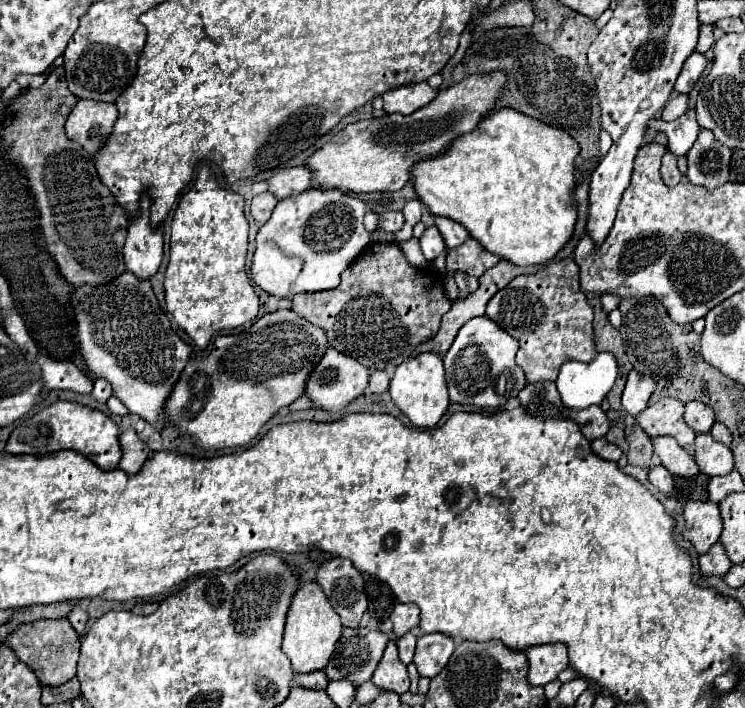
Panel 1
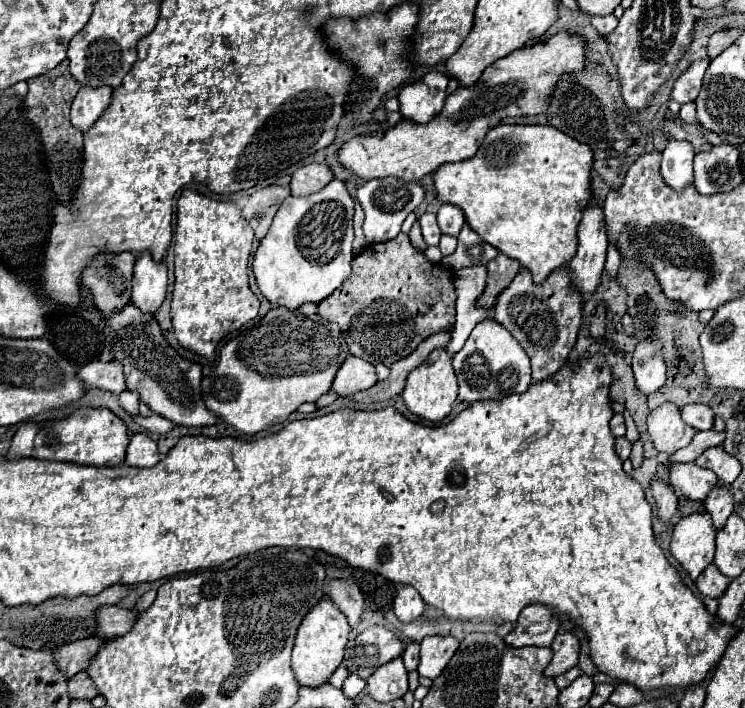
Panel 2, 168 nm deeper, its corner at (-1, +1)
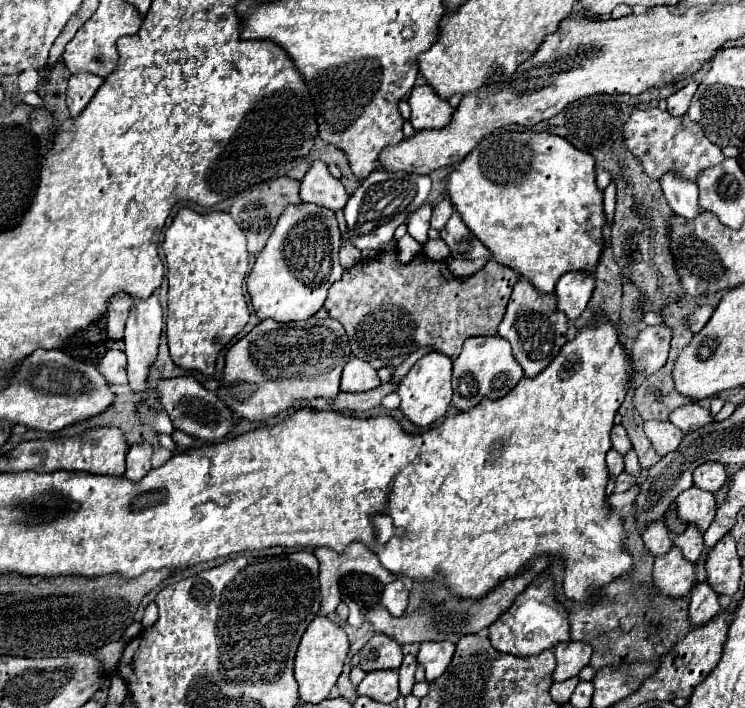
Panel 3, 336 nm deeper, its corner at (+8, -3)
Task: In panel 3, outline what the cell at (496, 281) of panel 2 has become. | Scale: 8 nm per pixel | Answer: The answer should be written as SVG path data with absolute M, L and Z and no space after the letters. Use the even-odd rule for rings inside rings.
M392 246L388 250L378 252L376 260L362 260L348 268L342 278L330 286L324 308L328 310L330 318L336 318L344 326L350 338L350 350L356 358L370 362L376 370L384 366L396 368L406 360L408 354L412 354L420 346L430 344L442 354L456 358L468 336L494 336L498 324L502 322L508 298L512 294L512 286L516 282L516 272L498 264L496 260L488 260L486 266L470 278L456 278L444 262L414 258L412 262L402 264L398 260L396 246Z

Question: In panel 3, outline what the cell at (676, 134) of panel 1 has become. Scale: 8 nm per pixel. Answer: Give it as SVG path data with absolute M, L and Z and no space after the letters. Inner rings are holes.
M668 170L668 174L660 178L660 186L670 208L676 214L694 218L702 212L702 208L698 206L698 186L694 182L688 182L686 178L680 178L680 174L672 174L672 170Z

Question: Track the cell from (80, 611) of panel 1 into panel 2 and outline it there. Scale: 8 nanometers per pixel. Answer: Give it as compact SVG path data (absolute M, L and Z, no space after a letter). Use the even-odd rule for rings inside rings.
M107 606L97 614L97 626L99 626L97 636L103 636L103 638L123 636L135 626L137 616L139 612L135 608L125 610L119 606Z

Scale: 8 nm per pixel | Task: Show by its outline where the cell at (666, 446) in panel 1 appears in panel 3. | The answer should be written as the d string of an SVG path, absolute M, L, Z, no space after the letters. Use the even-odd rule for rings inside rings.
M692 486L678 494L676 506L678 506L678 516L686 524L696 524L702 532L706 532L706 528L710 526L710 522L714 518L718 504L716 504L716 498L712 492L704 492L704 490Z

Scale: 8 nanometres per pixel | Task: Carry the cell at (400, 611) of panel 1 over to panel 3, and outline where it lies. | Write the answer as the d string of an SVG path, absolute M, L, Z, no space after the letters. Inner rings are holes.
M394 580L394 582L390 582L384 588L384 592L382 592L382 604L386 606L386 610L392 616L404 614L406 606L408 606L408 592L406 592L406 588L404 588L404 584L400 580Z

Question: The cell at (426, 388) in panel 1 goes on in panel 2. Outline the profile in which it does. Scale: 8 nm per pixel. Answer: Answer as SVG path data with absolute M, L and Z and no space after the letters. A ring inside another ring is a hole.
M445 348L433 350L427 356L425 364L421 364L417 370L413 370L409 374L407 386L405 386L401 396L403 396L405 404L407 404L407 408L419 418L425 418L425 420L431 420L431 422L439 422L445 416L449 416L449 412L453 408L453 402L457 398L457 376L455 376L453 366L451 366L451 356L447 354Z

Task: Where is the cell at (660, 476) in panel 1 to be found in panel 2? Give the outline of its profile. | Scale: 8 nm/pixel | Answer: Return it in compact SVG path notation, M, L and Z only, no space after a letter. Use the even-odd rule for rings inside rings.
M661 480L651 484L651 492L657 502L657 516L663 524L673 524L673 516L677 512L677 496L669 484L663 484Z

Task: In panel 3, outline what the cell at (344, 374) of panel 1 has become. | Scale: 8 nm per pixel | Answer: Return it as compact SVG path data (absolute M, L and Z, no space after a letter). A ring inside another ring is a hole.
M350 358L350 362L342 370L340 390L342 392L368 392L376 386L380 386L376 370L364 360Z

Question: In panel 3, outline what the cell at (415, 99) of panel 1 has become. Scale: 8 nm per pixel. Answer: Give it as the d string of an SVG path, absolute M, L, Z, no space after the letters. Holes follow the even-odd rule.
M430 84L416 86L408 98L412 116L410 124L414 130L426 130L426 128L442 128L448 124L454 108L442 100Z

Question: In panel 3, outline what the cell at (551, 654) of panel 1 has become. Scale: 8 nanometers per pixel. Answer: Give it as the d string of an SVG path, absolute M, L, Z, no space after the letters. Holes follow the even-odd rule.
M570 640L556 644L554 654L556 654L556 668L552 672L552 680L562 682L576 676L588 664L592 656L592 648L584 642Z

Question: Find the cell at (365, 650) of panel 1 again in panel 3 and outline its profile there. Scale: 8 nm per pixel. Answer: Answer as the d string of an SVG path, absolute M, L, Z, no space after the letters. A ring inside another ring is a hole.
M374 634L366 644L364 644L364 654L376 656L376 670L388 670L388 668L400 668L402 664L402 650L400 644L388 638L386 634ZM370 648L370 650L368 650ZM372 648L376 652L372 652Z

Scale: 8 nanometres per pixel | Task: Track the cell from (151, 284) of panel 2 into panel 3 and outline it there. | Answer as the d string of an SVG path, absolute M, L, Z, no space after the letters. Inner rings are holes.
M154 292L146 300L136 298L132 304L132 310L130 310L130 316L126 322L126 334L124 334L124 344L126 344L124 354L128 358L128 380L130 380L130 388L134 392L146 390L146 378L148 378L148 370L156 358L160 332L162 332L162 308L160 308L158 294Z

